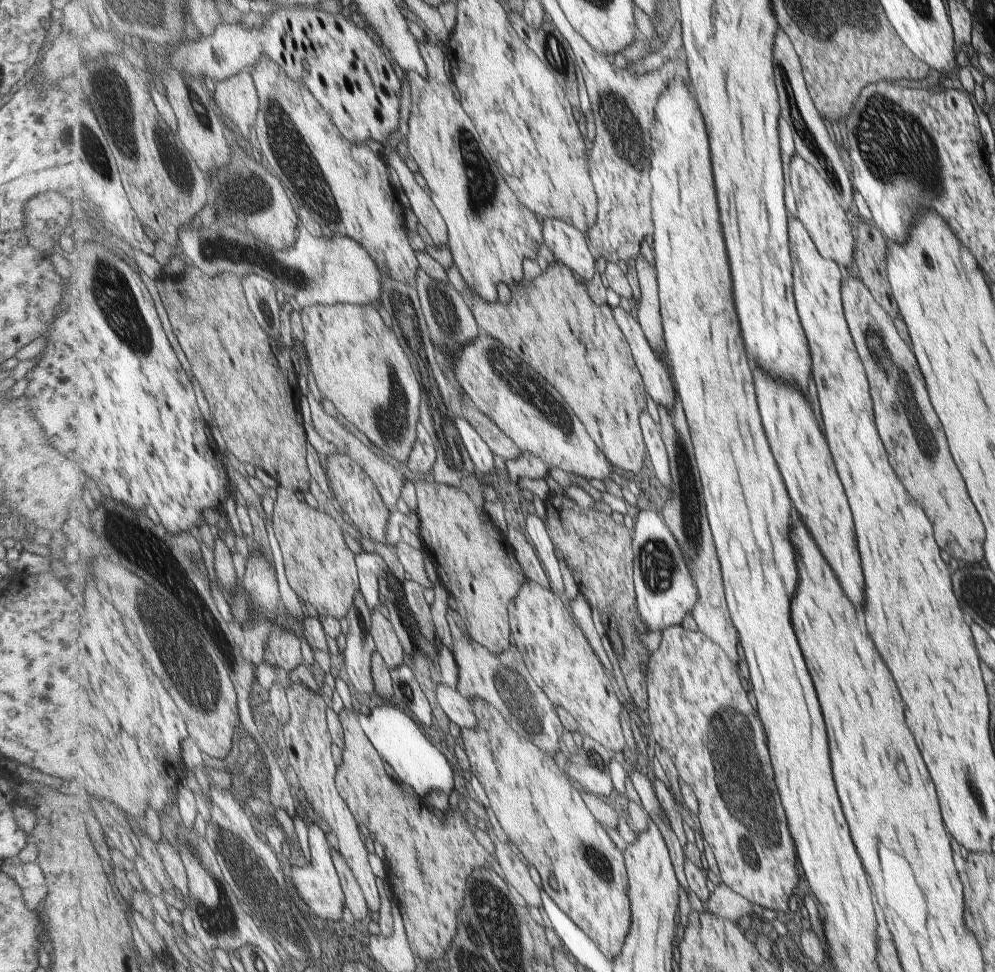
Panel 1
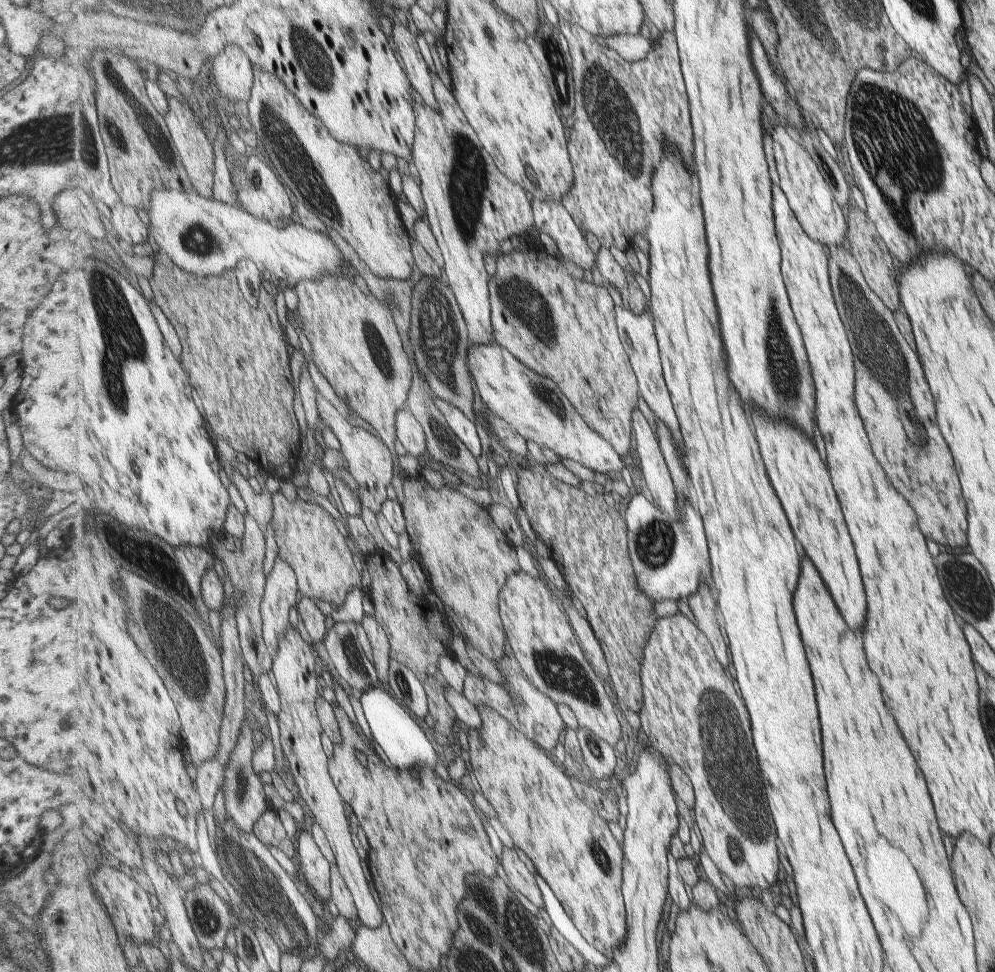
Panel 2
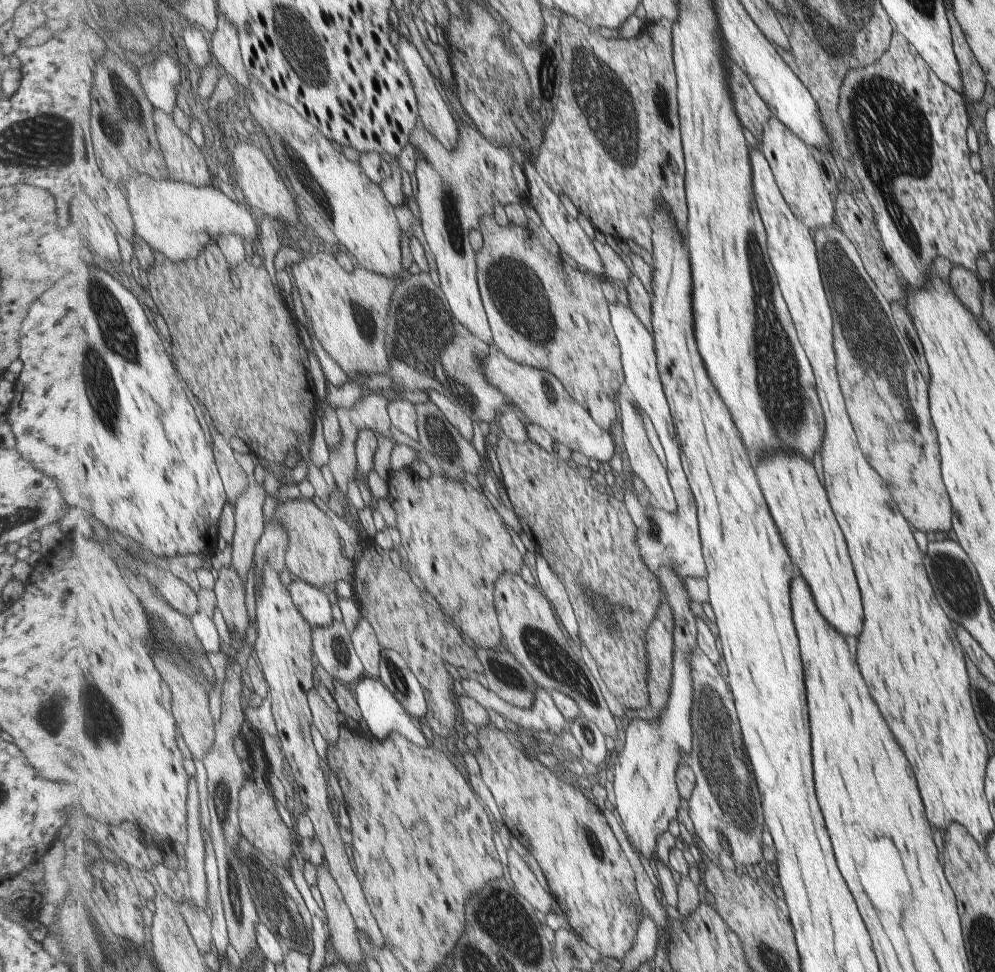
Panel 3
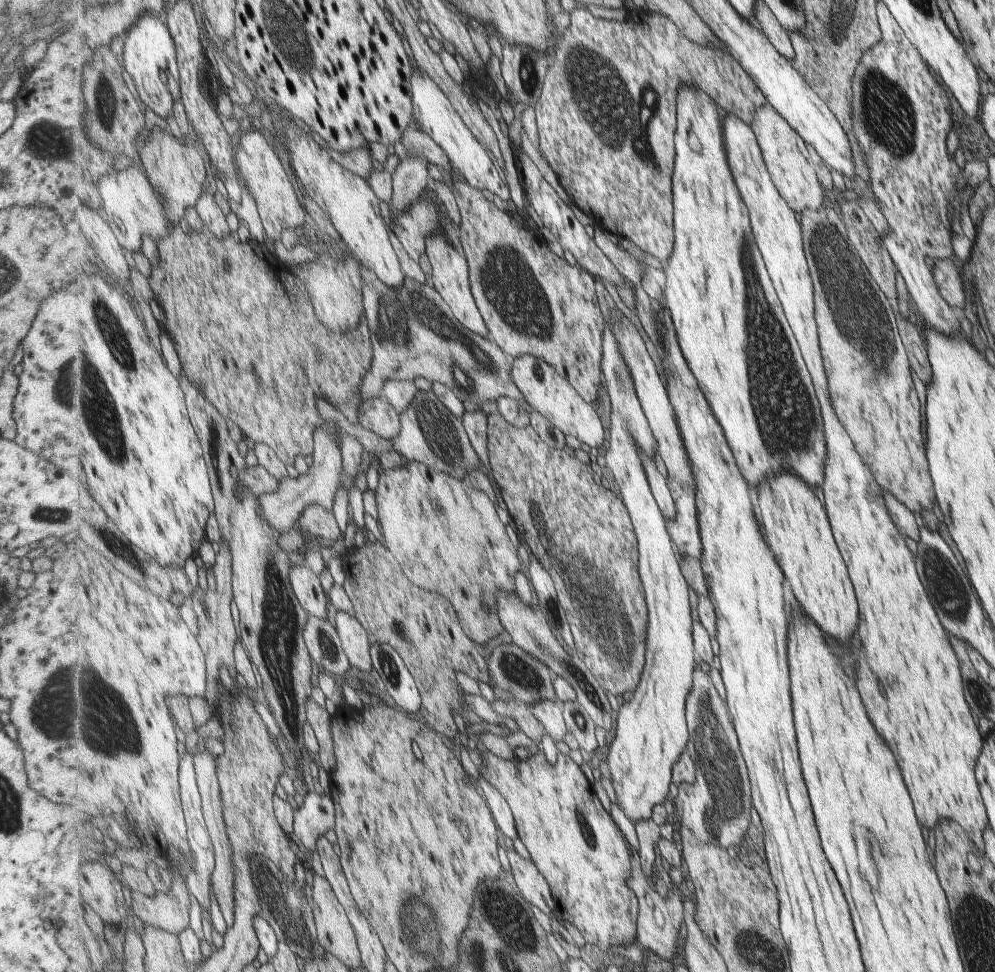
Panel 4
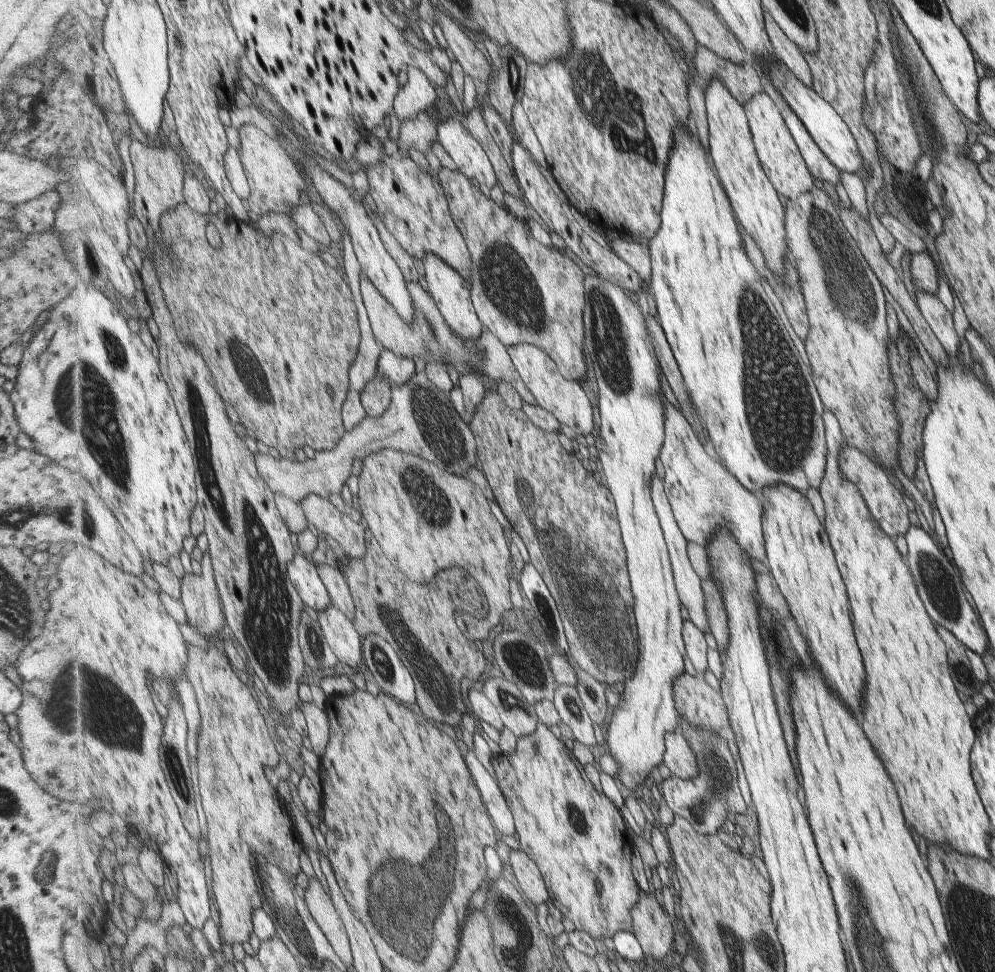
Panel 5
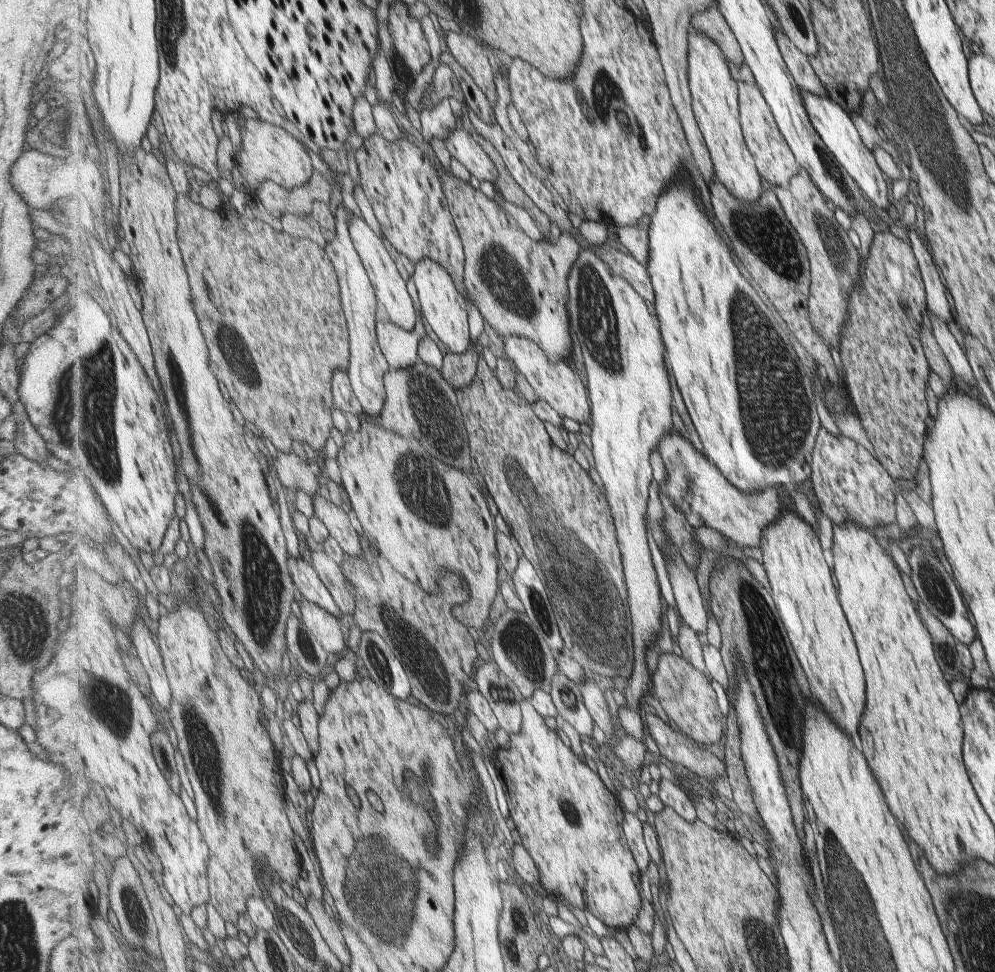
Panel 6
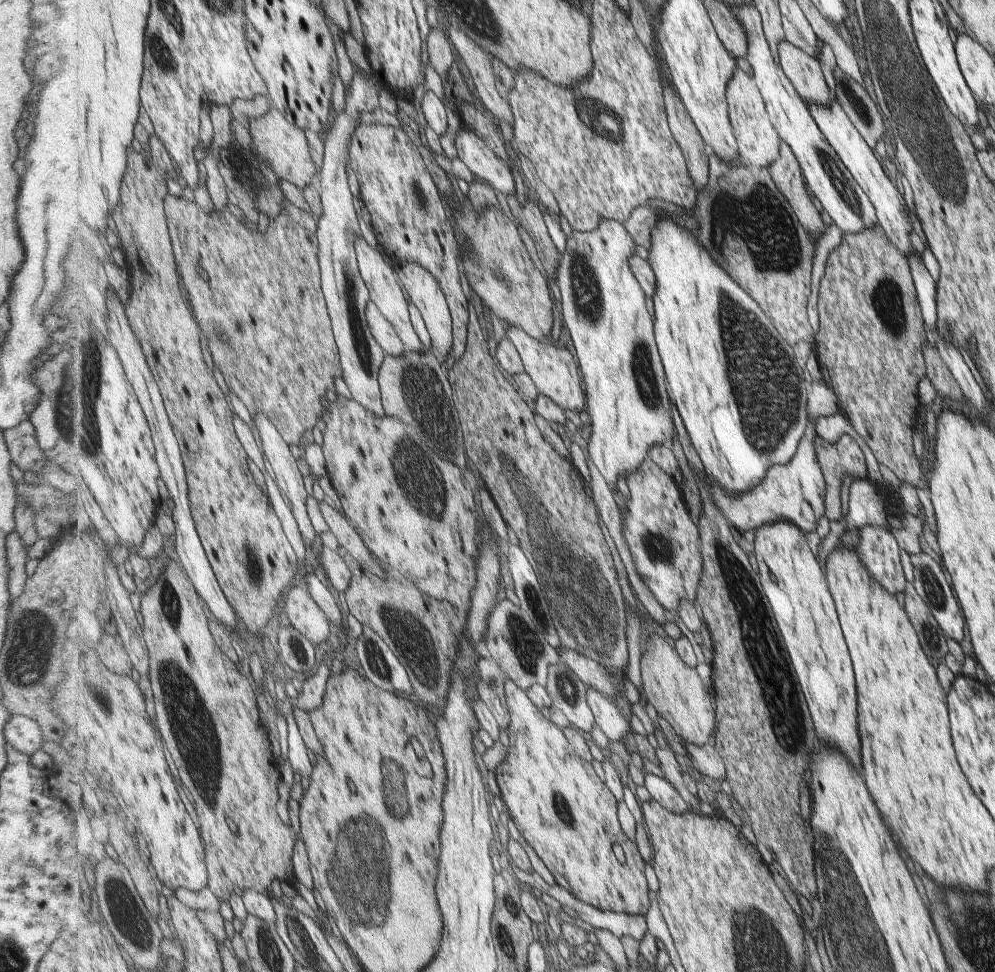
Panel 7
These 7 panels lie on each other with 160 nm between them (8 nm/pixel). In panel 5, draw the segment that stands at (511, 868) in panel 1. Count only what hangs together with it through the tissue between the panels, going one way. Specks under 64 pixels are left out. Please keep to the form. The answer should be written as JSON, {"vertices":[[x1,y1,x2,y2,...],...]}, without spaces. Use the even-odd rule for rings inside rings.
{"vertices":[[523,851,511,852,511,867,526,897,535,904,553,901,541,869]]}

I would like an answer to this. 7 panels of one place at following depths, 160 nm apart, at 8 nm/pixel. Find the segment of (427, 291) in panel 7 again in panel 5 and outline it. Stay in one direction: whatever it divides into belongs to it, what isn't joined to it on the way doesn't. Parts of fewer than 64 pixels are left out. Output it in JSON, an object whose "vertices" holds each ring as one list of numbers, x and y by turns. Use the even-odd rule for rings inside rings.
{"vertices":[[429,253,421,259,424,268,424,278,430,292,437,301,441,317,455,334,465,339,478,339,483,334,484,324,477,314,473,299,473,284,463,278,451,265,448,265,439,255]]}

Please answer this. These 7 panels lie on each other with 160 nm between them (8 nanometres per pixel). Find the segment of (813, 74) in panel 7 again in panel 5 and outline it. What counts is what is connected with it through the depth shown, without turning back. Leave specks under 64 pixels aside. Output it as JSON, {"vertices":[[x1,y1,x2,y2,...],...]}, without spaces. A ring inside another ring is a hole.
{"vertices":[[763,9,764,27,770,40,772,54,781,61,802,83,812,84,809,67,802,57,802,52,781,32,777,23,771,18,767,10]]}

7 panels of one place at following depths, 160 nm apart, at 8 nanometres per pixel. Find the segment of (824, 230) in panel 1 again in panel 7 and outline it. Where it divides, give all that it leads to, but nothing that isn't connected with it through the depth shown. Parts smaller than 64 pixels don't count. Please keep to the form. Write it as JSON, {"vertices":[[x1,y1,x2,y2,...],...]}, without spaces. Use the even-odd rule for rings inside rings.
{"vertices":[[736,67,734,77,728,84,728,101,732,125,737,137,738,162,743,167,765,167,778,157,780,138,769,122,763,99,752,81,751,75]]}

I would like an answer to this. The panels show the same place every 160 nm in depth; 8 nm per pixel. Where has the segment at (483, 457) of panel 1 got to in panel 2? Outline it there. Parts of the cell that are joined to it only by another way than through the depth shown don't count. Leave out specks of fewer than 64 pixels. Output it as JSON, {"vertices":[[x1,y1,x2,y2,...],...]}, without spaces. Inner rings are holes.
{"vertices":[[436,398,436,403,461,442,465,443,475,458,479,458,483,454,483,446,481,446,481,438,479,438,476,423,469,420,459,408,451,405,451,403,439,398]]}

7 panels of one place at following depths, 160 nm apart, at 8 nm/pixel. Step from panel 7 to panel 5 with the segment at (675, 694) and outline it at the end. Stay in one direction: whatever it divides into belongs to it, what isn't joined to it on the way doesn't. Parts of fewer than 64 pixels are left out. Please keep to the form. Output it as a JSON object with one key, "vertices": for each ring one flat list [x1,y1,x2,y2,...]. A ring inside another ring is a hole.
{"vertices":[[681,675,674,691,681,718,685,717,697,727,724,734,727,739,735,738,722,693,713,690,702,676]]}

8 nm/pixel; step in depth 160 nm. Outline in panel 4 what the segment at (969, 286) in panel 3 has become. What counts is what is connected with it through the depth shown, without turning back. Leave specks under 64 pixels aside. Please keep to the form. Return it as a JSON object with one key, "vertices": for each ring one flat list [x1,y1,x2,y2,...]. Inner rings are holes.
{"vertices":[[936,260,934,267,934,277,936,278,937,290,944,297,944,301,949,306,963,308,966,299,966,285,961,281,961,272,957,270,957,264,949,260]]}

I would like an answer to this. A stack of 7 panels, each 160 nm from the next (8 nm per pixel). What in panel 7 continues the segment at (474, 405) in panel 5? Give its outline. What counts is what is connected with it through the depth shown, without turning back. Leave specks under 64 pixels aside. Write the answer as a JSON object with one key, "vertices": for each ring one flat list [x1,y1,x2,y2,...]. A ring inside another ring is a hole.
{"vertices":[[373,123,356,127,349,150,349,163,361,185,361,200,371,210,378,246,404,262,421,262,438,278,454,320,454,347,450,355,455,362,459,361,466,355,470,323,469,300,463,292,457,264,461,252,439,190,425,160,421,159,419,148,401,127]]}

